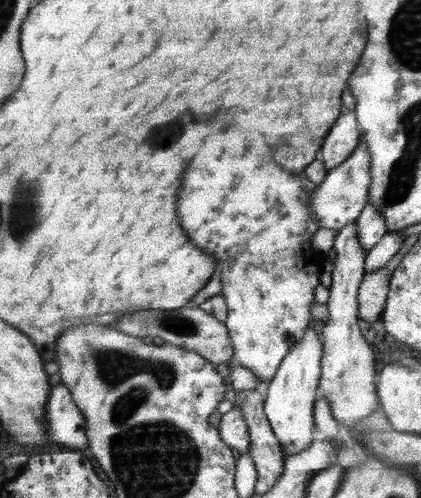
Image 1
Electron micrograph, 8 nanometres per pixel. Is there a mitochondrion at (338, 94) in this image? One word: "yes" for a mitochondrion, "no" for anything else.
no

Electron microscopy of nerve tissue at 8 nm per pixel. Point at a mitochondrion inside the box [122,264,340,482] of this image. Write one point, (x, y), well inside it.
(178, 325)

